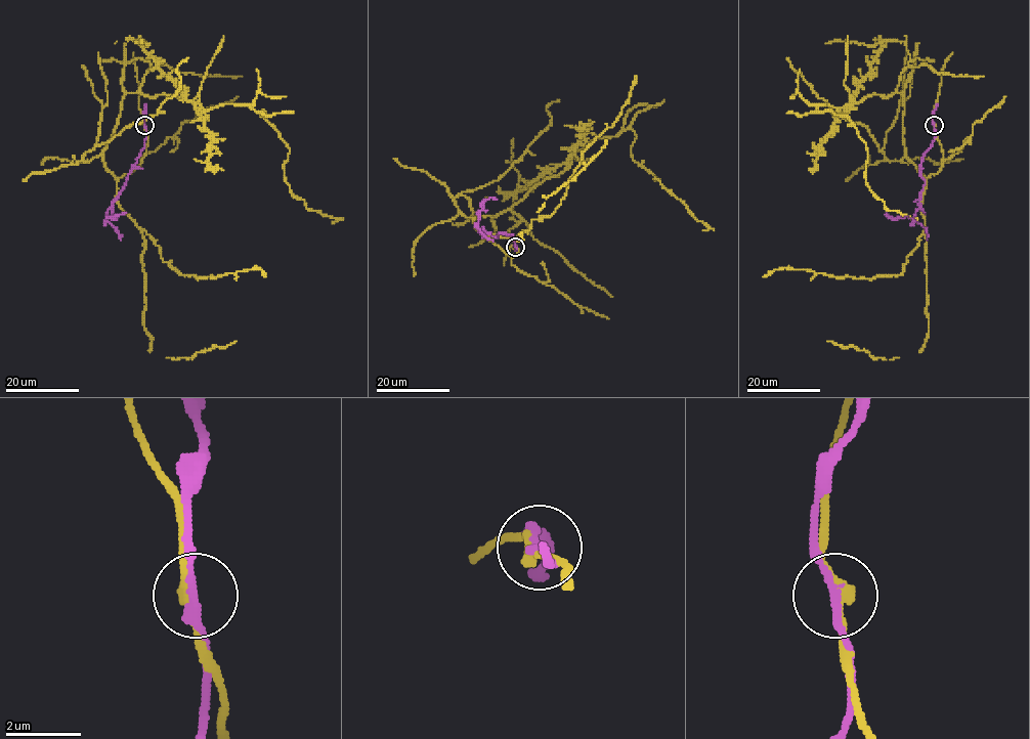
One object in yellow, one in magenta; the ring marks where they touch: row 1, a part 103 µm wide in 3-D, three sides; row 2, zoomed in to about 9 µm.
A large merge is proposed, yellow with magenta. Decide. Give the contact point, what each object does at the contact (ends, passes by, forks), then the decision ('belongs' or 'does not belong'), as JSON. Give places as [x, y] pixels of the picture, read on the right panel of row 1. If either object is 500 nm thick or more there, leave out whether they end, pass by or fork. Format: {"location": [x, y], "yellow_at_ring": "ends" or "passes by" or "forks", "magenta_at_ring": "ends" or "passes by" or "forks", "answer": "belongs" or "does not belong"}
{"location": [934, 125], "yellow_at_ring": "passes by", "magenta_at_ring": "passes by", "answer": "does not belong"}

